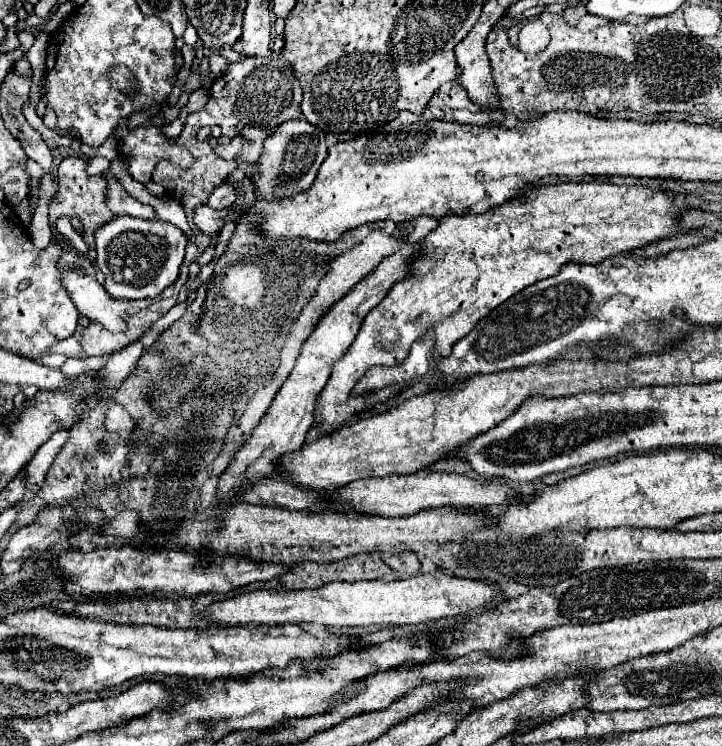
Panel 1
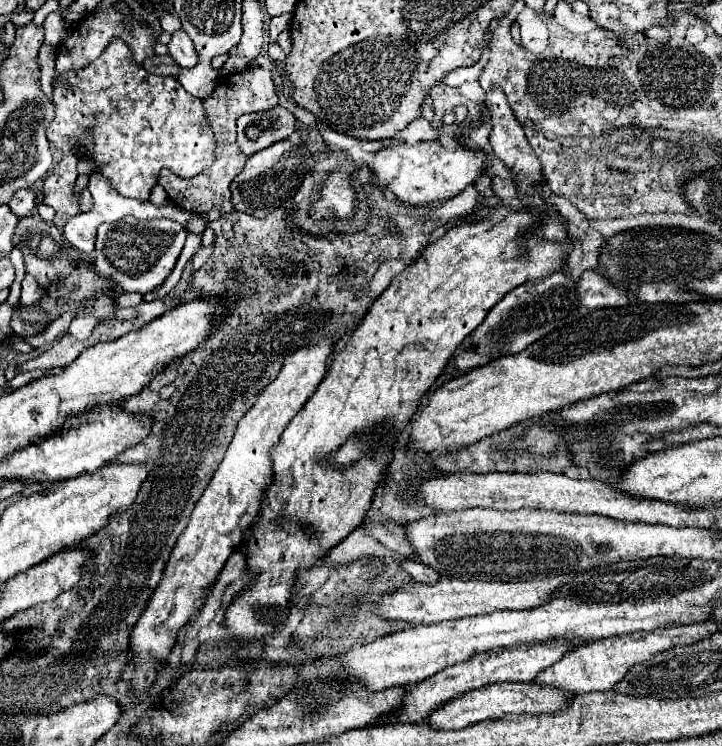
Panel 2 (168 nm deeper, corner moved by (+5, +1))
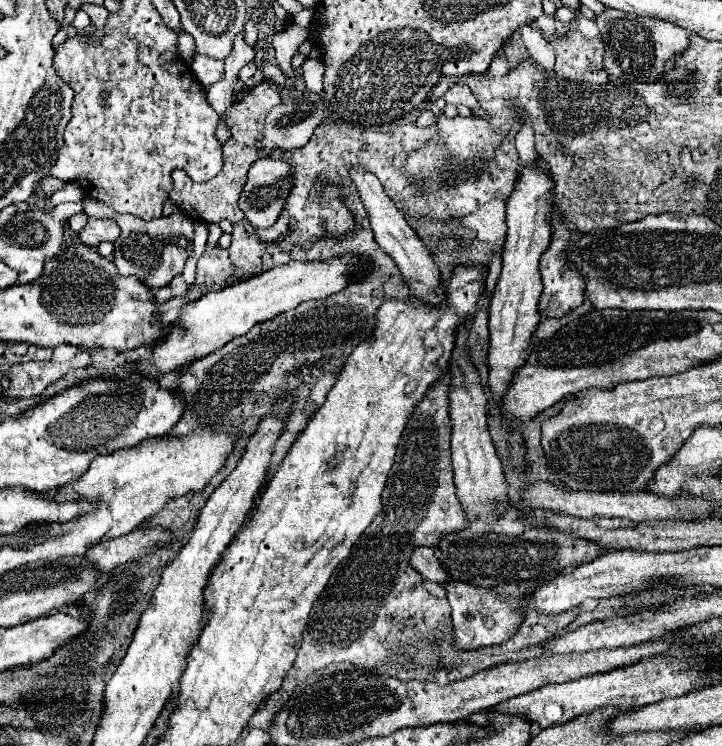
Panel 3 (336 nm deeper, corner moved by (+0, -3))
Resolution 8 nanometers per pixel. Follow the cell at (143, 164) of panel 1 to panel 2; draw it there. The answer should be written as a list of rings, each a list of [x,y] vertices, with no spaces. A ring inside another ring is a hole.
[[[113,39],[101,57],[79,73],[67,73],[67,87],[57,87],[51,101],[55,105],[55,117],[47,127],[47,139],[67,155],[91,157],[123,197],[147,199],[163,167],[173,169],[179,177],[193,177],[213,163],[215,137],[207,127],[201,99],[191,97],[175,77],[147,73],[133,61],[129,47],[121,39]],[[85,145],[91,149],[85,151]]]

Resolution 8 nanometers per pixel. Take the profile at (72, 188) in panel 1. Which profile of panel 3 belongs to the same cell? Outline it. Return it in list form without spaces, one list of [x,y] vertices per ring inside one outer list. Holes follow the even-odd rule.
[[[44,177],[44,181],[40,181],[40,187],[42,187],[42,191],[44,191],[46,195],[52,195],[54,191],[62,189],[64,185],[66,185],[66,181],[56,179],[56,177]]]

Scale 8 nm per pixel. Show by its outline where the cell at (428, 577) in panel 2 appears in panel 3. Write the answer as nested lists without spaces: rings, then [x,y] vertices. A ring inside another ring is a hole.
[[[450,581],[444,585],[446,597],[452,607],[452,629],[454,629],[454,643],[452,647],[456,651],[470,651],[470,649],[480,649],[488,645],[502,645],[520,629],[520,621],[524,621],[524,609],[516,605],[528,589],[536,589],[540,581],[526,581],[526,583],[516,583],[516,585],[498,585],[496,589],[480,589],[468,583],[456,583]]]

